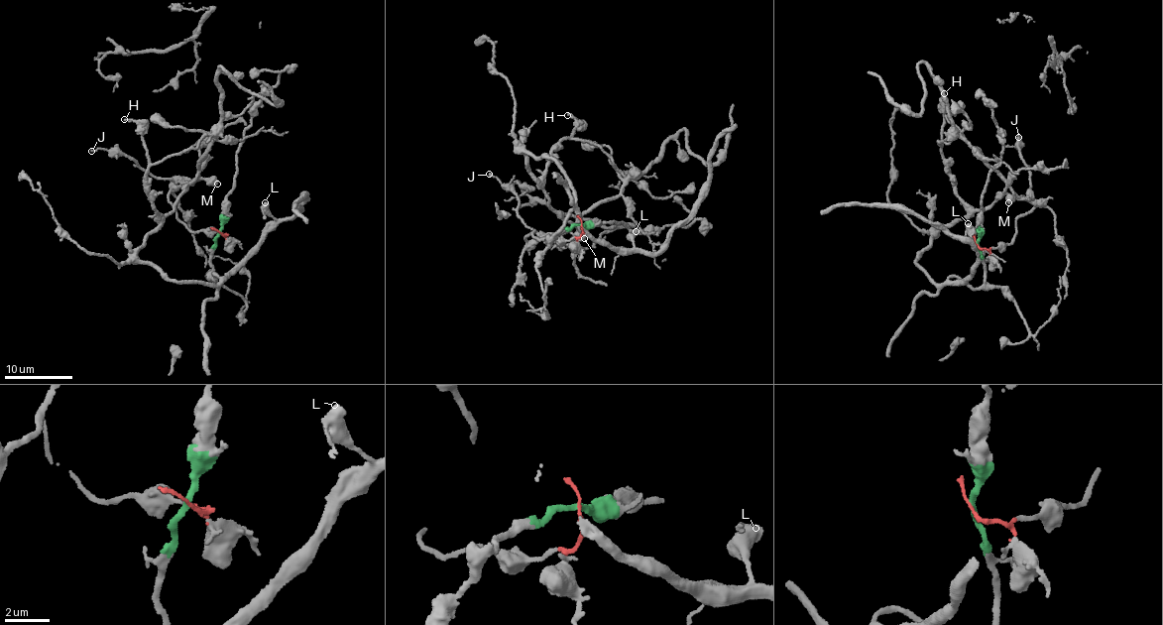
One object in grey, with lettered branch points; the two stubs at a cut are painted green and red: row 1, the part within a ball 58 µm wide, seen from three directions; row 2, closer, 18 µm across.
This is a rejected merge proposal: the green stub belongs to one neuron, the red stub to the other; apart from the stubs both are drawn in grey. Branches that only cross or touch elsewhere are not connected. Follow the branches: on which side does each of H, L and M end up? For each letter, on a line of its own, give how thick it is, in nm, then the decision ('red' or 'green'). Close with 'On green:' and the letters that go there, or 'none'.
H: calibre 130 nm; green
L: calibre 550 nm; green
M: calibre 480 nm; red
On green: H, L

